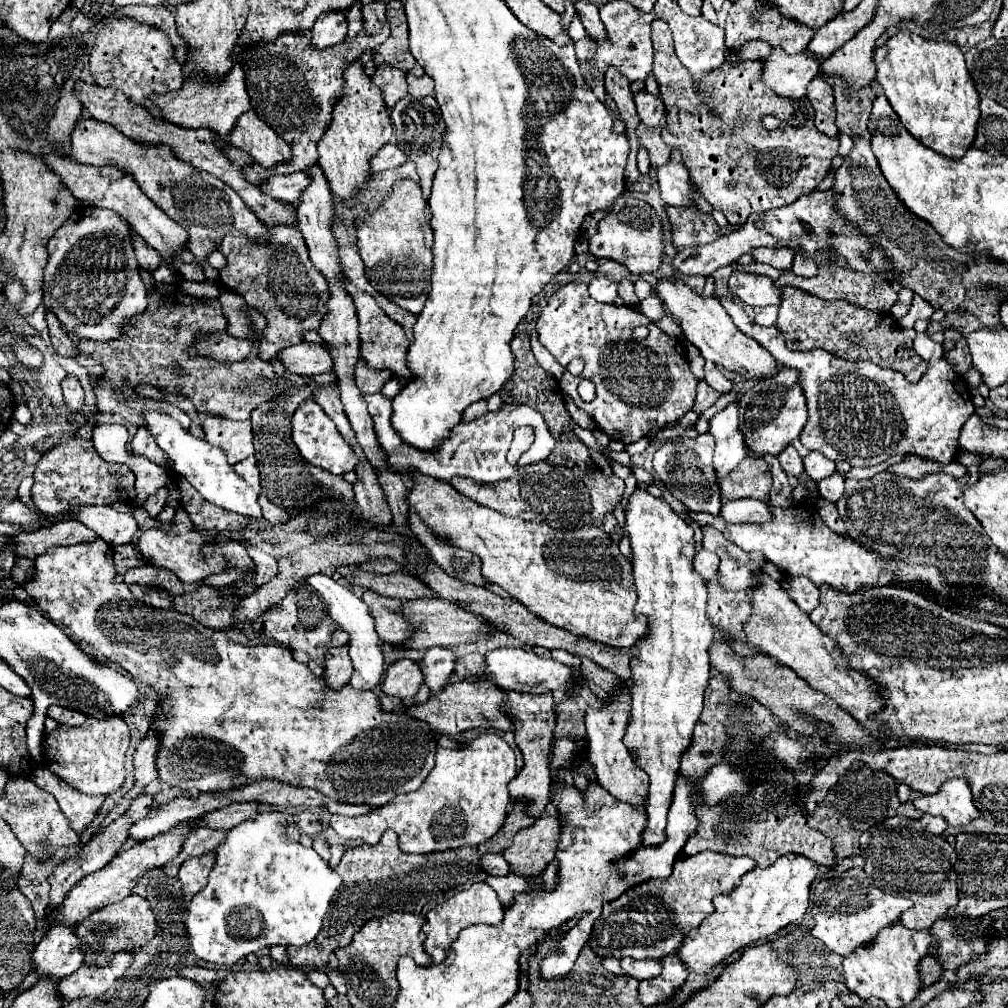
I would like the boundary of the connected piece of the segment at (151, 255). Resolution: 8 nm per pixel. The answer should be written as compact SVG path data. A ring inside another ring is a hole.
M132 232L132 246L134 246L140 268L144 268L148 272L154 272L162 264L162 256L156 250L152 250L150 246L146 246L144 240L136 232Z

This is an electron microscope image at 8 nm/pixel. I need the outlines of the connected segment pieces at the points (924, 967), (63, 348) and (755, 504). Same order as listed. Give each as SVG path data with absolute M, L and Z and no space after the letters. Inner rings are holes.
M924 956L920 960L920 978L924 982L924 986L930 986L932 982L938 982L942 976L942 968L940 964L936 962L936 958L932 956Z
M48 312L48 314L46 314L46 322L48 322L50 340L52 340L54 350L56 350L60 356L66 356L66 358L74 358L74 360L76 360L76 354L80 354L80 352L78 352L76 344L74 344L74 342L68 338L68 334L64 332L62 324L58 322L58 318L56 318L52 312Z
M740 498L740 500L728 500L722 504L720 516L726 522L768 522L770 520L770 510L764 502L754 500L754 498Z

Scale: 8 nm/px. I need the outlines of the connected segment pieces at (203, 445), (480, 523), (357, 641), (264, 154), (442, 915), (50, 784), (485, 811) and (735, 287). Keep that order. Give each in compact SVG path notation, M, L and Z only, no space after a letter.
M152 408L150 412L144 414L144 424L156 436L158 446L174 462L174 470L178 474L182 474L208 502L222 506L226 510L234 510L238 514L250 516L256 522L262 522L262 510L258 504L258 494L234 472L234 468L226 462L226 454L220 448L208 444L206 440L198 440L198 438L190 436L188 430L182 428L178 420L170 418L166 414L160 414L156 408Z
M416 470L408 474L408 478L414 484L408 494L408 502L428 526L428 530L444 538L446 544L470 550L480 556L484 580L506 590L532 614L558 628L570 630L572 634L582 634L614 648L632 648L632 644L644 636L648 622L642 616L634 614L636 592L632 582L632 566L620 554L618 544L610 540L604 530L596 526L582 530L554 530L550 526L526 522L522 518L508 518L492 508L472 502L468 496L460 494L450 482L438 478L424 478L424 474L416 474Z
M312 574L308 576L308 584L322 594L324 602L328 604L328 612L332 616L332 620L350 636L348 642L348 652L352 656L352 666L354 666L354 674L350 678L350 686L358 688L358 690L374 690L382 678L384 672L384 658L382 658L382 646L380 646L380 638L376 634L374 628L374 618L366 606L366 602L362 598L358 598L352 588L348 584L342 584L326 574Z
M252 110L244 112L234 124L230 132L230 144L238 150L248 152L252 160L266 170L272 170L272 166L278 166L280 162L288 162L288 158L292 158L292 150L286 146L286 142Z
M476 882L468 890L462 890L462 892L454 894L452 898L448 898L446 902L442 902L440 906L432 908L426 914L426 924L422 928L424 934L426 934L424 950L430 954L432 962L440 964L446 958L448 946L456 940L460 930L464 930L472 924L498 924L502 920L502 914L504 914L504 906L498 900L496 892L486 882Z
M38 766L32 772L32 780L36 786L50 792L58 800L60 808L70 818L70 826L76 832L82 832L92 822L92 818L96 816L98 808L104 802L104 796L86 796L86 794L80 794L78 790L72 790L72 786L56 778L56 774L48 770L48 766Z
M480 734L474 740L462 742L462 748L438 748L436 750L436 766L426 778L426 782L420 786L418 792L410 794L398 794L388 804L374 808L368 814L362 816L330 816L330 826L336 830L336 834L344 840L362 840L368 846L376 846L376 842L382 838L386 830L394 830L398 834L400 850L406 854L430 854L430 852L442 852L462 846L476 846L480 842L486 842L500 830L506 818L506 806L508 806L508 782L516 776L516 762L514 762L514 750L496 734Z
M734 270L728 280L730 294L736 296L740 302L750 306L770 306L770 304L782 304L782 292L774 286L774 280L750 274L750 272L738 272Z

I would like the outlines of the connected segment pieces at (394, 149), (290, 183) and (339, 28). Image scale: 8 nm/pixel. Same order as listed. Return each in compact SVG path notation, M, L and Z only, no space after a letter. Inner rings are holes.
M386 144L374 158L372 158L372 170L374 172L384 172L384 170L394 170L402 166L408 160L408 156L394 144Z
M308 172L300 174L286 174L286 176L272 176L268 178L268 184L264 186L264 192L272 198L280 198L286 202L298 202L300 194L312 184L312 178Z
M328 10L328 14L322 14L312 28L312 46L328 48L342 42L348 32L346 14L346 10Z

